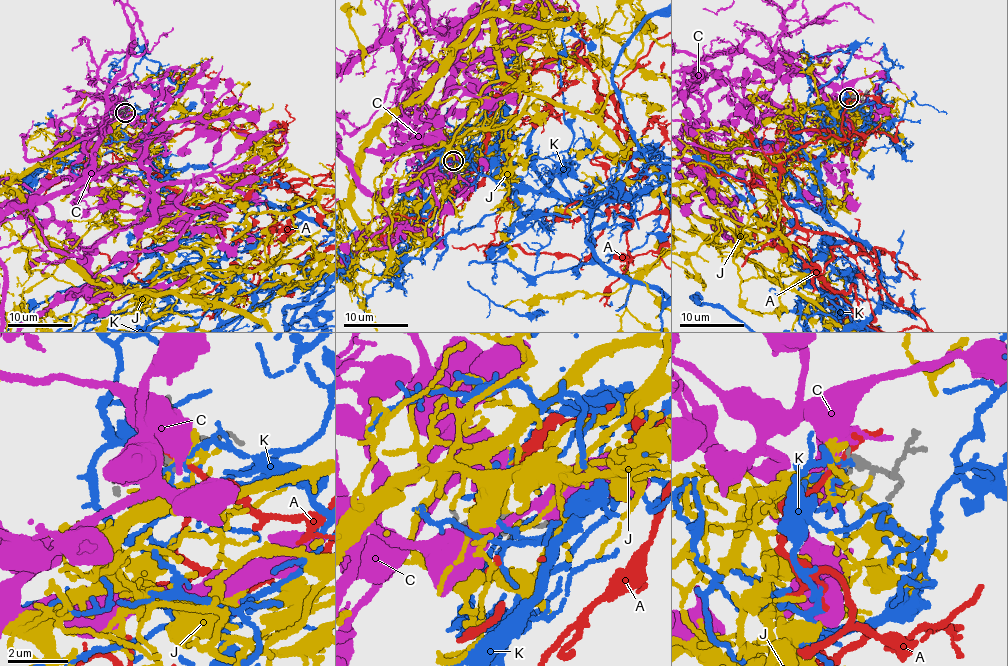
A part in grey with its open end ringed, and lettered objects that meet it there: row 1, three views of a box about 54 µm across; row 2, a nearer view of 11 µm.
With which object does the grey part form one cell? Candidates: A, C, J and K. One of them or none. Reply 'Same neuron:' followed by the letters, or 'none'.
Same neuron: none

